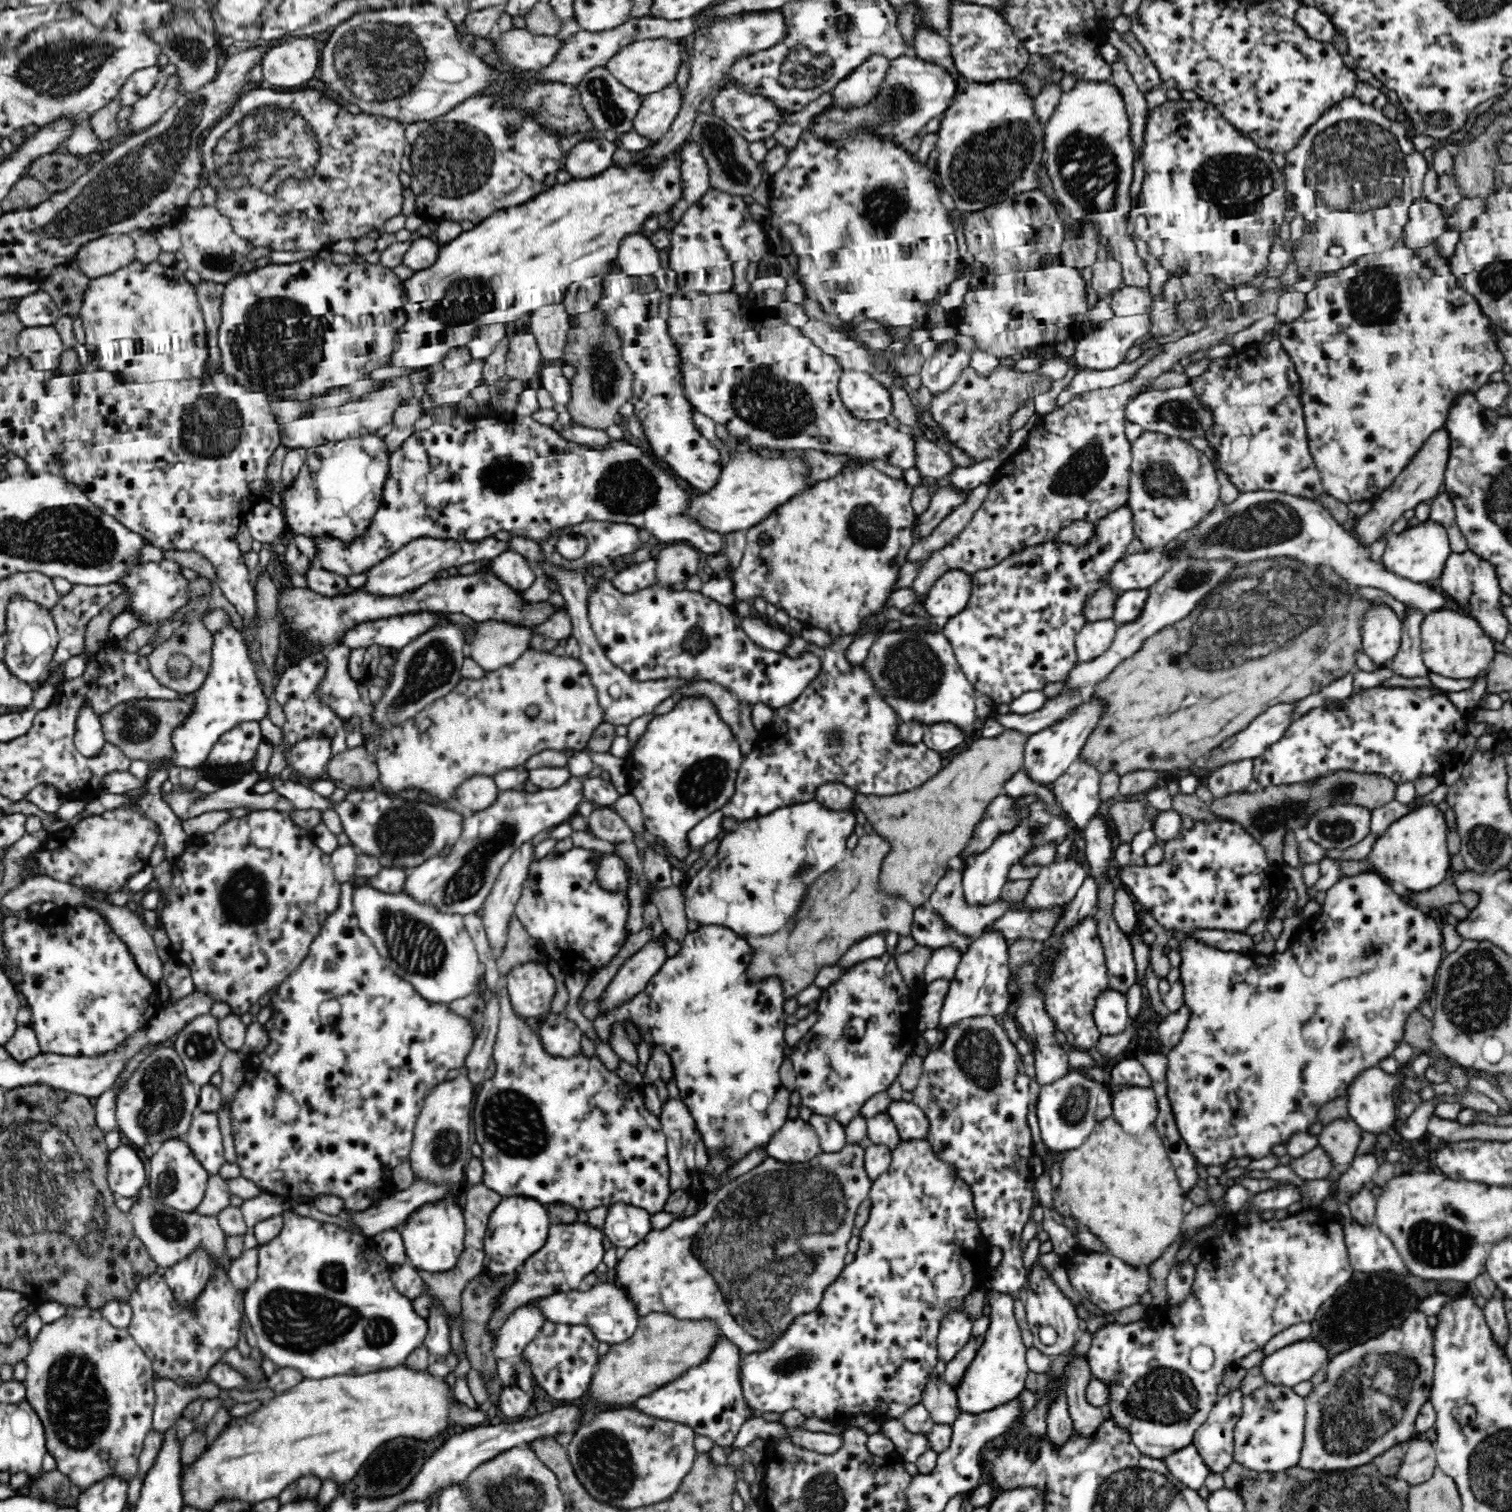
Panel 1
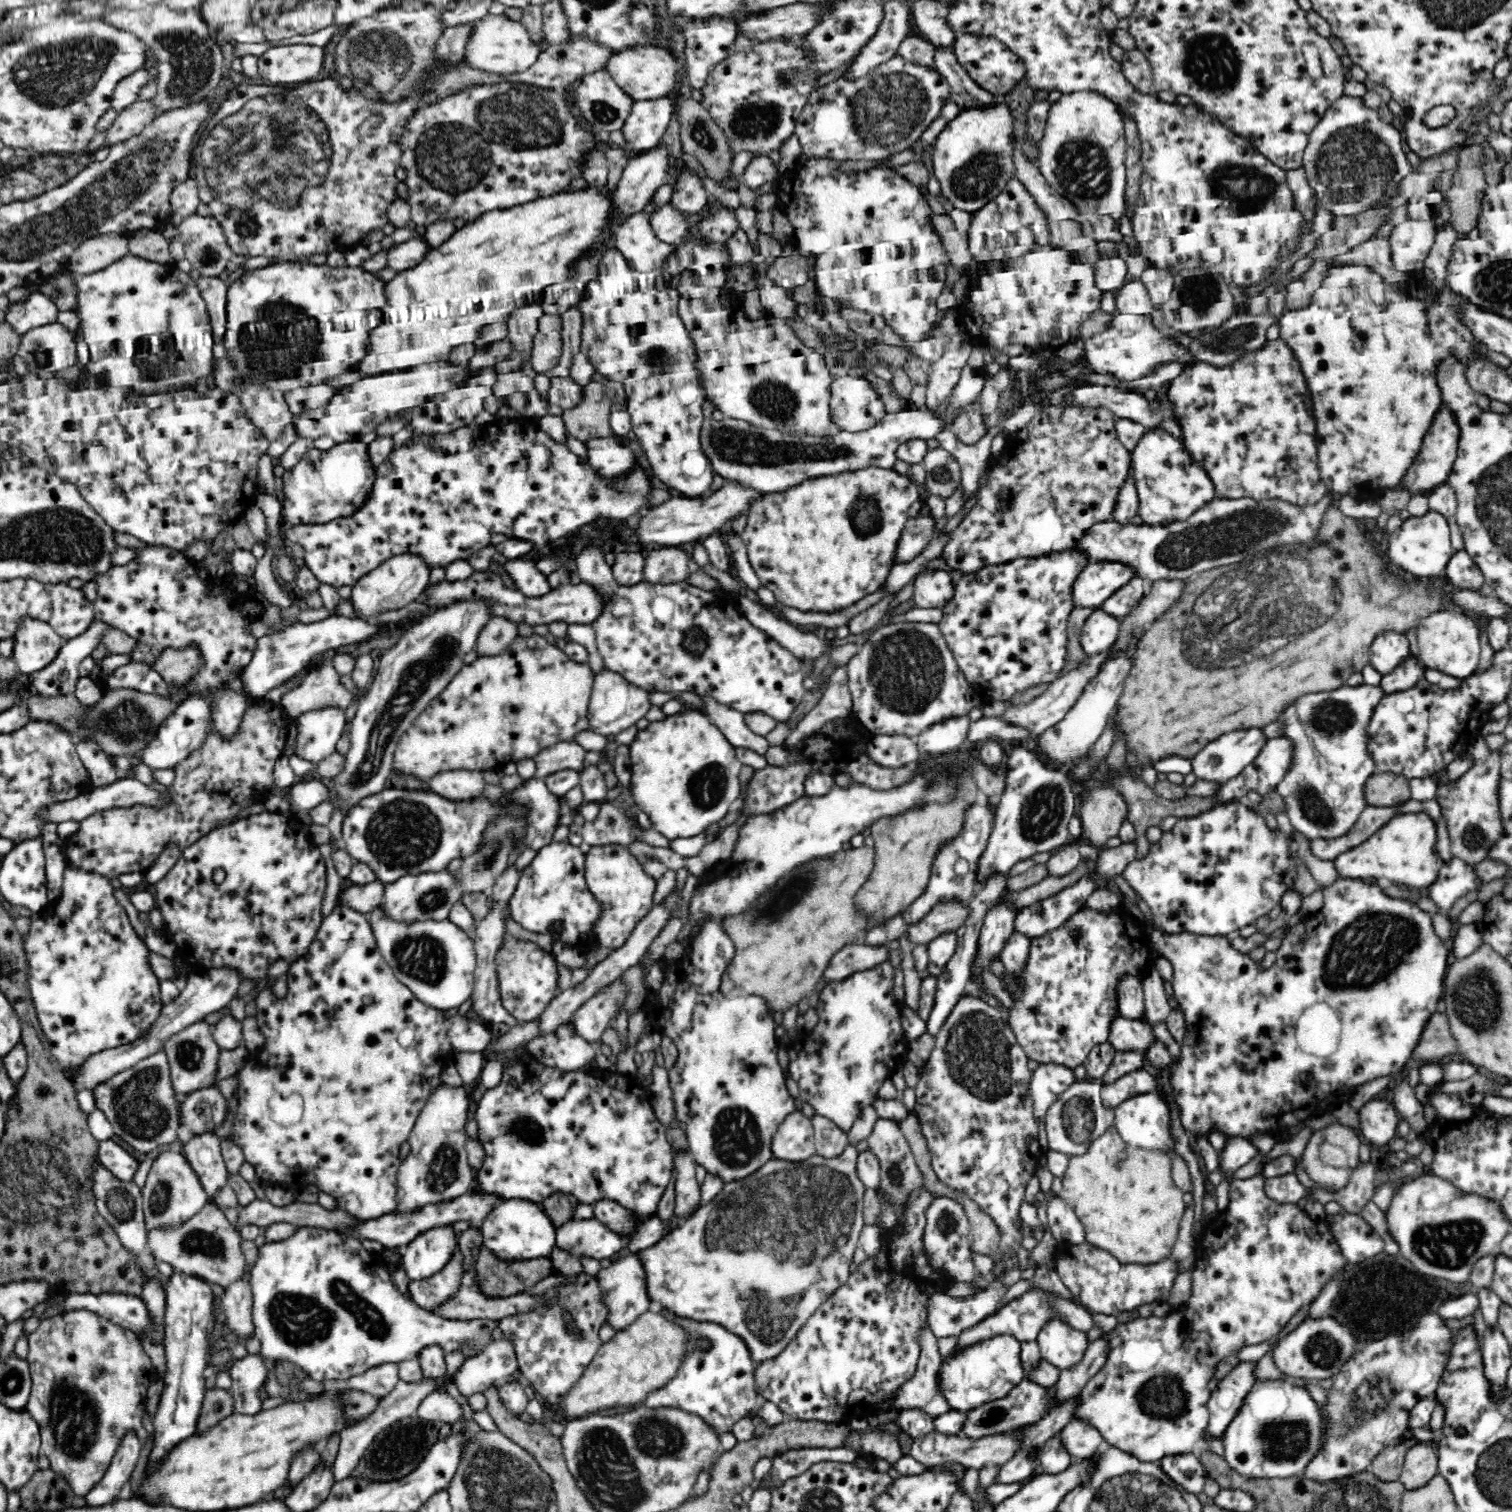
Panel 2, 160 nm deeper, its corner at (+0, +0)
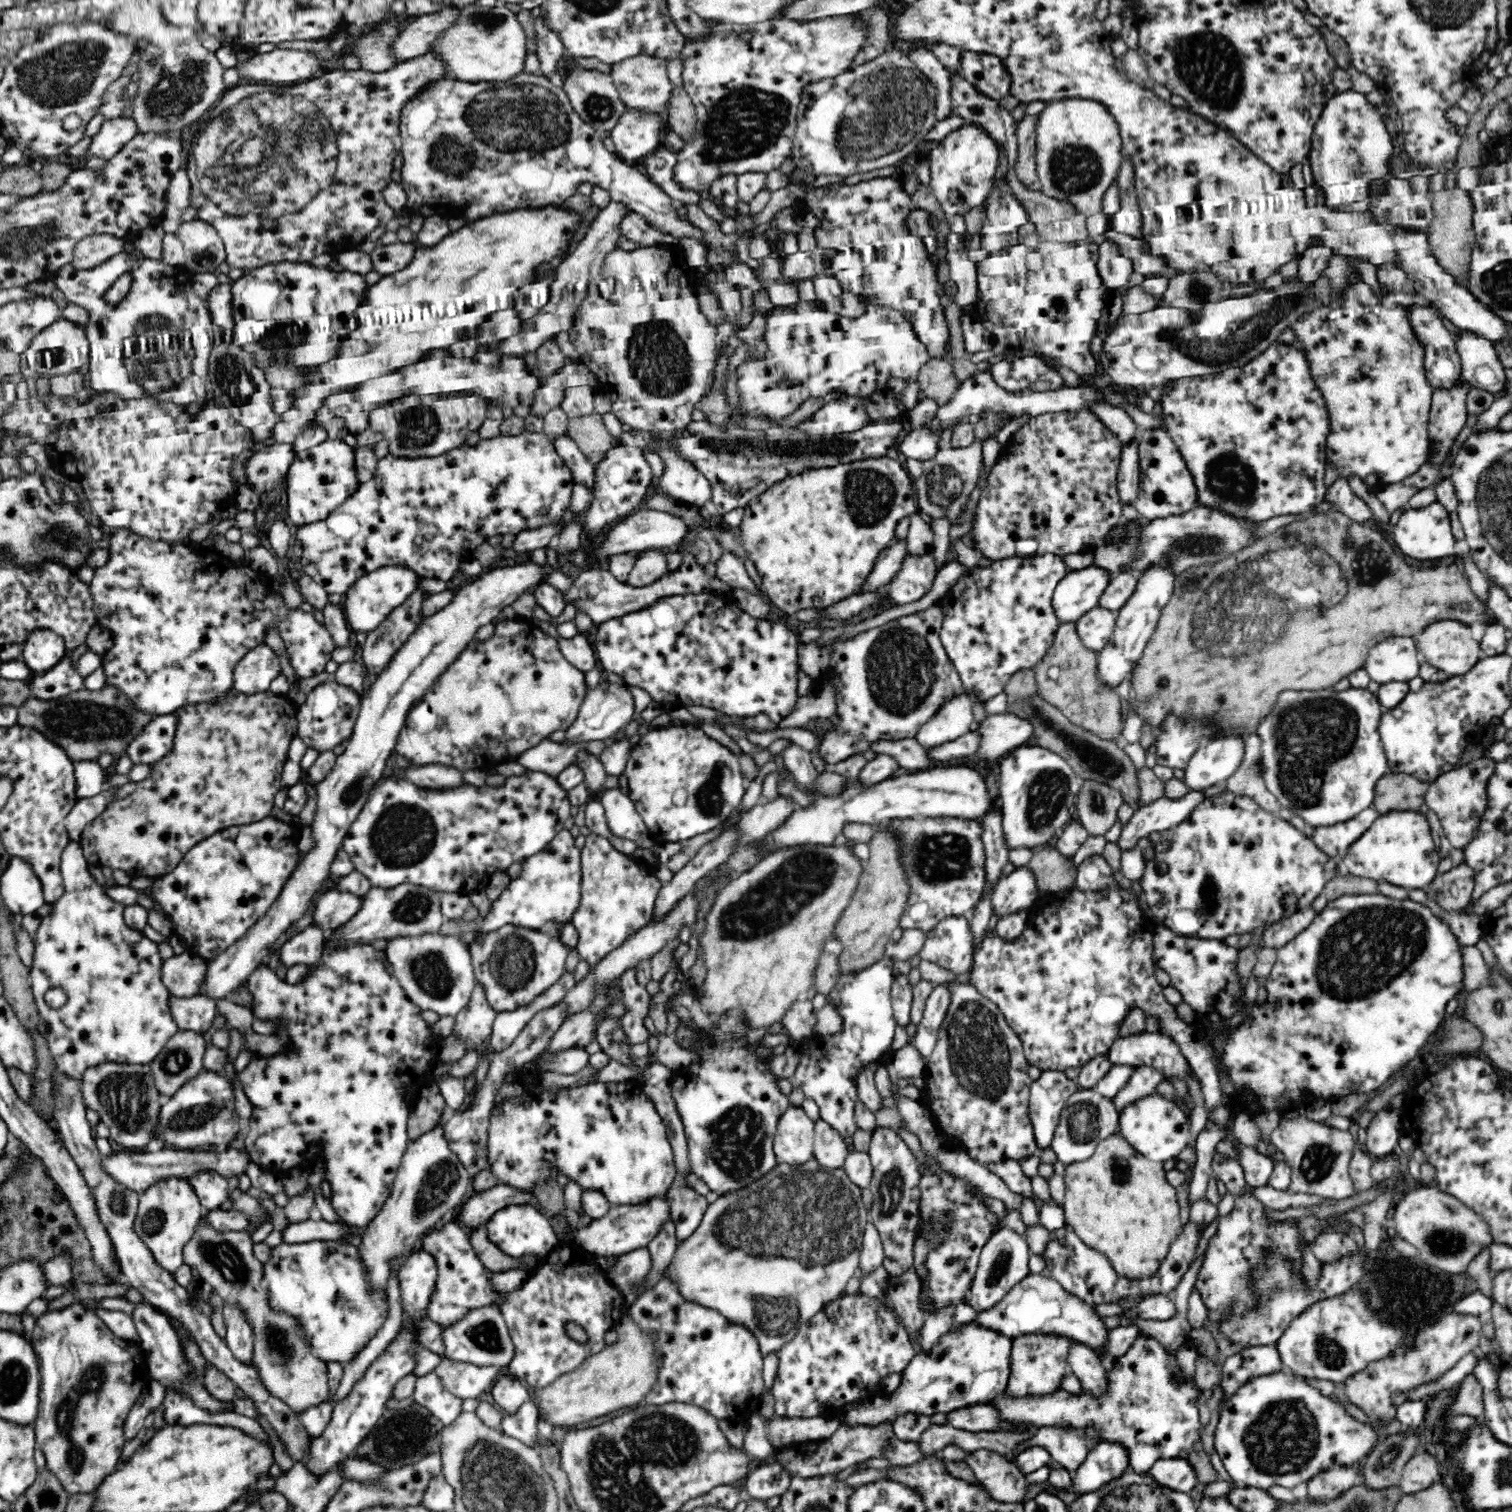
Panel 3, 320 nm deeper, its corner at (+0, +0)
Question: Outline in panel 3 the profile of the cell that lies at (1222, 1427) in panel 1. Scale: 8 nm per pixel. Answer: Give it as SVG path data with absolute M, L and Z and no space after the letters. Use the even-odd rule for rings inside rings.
M1270 1345L1248 1347L1241 1354L1225 1358L1220 1382L1222 1388L1222 1396L1220 1396L1222 1399L1218 1404L1220 1413L1226 1411L1230 1398L1233 1398L1240 1386L1244 1386L1248 1380L1281 1370L1285 1369L1278 1350Z

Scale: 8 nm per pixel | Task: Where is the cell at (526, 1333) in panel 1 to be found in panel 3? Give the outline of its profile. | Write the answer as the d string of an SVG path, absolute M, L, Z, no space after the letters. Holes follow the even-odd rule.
M444 1359L434 1371L438 1372L442 1384L446 1385L446 1389L456 1395L458 1398L479 1400L481 1396L490 1394L492 1386L496 1382L496 1378L502 1374L502 1365L476 1365L471 1362L459 1362Z

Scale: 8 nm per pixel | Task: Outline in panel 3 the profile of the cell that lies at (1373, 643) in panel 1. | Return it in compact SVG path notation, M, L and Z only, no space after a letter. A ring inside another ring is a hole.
M1388 637L1376 643L1368 653L1364 669L1371 680L1381 684L1412 680L1419 674L1416 646L1412 638Z

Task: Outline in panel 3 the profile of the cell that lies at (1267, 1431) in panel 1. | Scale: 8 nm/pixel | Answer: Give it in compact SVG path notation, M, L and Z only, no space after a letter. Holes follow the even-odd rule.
M1281 1370L1252 1378L1240 1386L1238 1392L1230 1398L1226 1411L1220 1413L1214 1446L1225 1470L1241 1486L1266 1490L1273 1485L1280 1485L1301 1491L1307 1480L1318 1471L1326 1470L1332 1465L1349 1465L1365 1458L1376 1438L1378 1436L1370 1427L1356 1421L1318 1389L1308 1386L1304 1377Z

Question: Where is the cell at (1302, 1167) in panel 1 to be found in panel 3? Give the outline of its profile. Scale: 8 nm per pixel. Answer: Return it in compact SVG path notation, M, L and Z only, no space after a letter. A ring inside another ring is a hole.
M1238 1142L1238 1151L1240 1151L1238 1162L1242 1165L1246 1184L1254 1188L1266 1185L1276 1166L1275 1160L1268 1155L1242 1146L1240 1142Z

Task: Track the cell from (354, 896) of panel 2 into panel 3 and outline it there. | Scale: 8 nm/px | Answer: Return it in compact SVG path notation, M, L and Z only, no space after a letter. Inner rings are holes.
M336 888L324 891L317 901L313 922L320 923L328 933L354 918L360 912L362 904L364 897L350 891Z

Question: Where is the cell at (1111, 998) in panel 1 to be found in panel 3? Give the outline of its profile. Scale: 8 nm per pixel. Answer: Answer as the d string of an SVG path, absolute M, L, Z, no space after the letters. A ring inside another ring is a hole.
M1146 1029L1137 1033L1119 1035L1110 1045L1108 1055L1116 1064L1130 1064L1134 1067L1152 1065L1162 1069L1166 1081L1180 1077L1188 1083L1191 1076L1188 1061L1172 1037L1160 1031Z

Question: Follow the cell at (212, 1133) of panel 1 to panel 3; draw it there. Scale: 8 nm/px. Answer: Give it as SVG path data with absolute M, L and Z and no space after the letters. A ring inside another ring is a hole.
M199 1168L188 1179L205 1209L218 1209L229 1198L227 1178L214 1169Z

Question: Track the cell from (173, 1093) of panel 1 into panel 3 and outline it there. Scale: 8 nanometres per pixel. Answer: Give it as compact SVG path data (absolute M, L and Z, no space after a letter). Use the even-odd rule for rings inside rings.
M102 1063L84 1073L82 1097L86 1108L96 1110L108 1125L109 1138L130 1149L146 1149L156 1139L156 1130L160 1128L160 1108L165 1100L155 1083L150 1063Z

